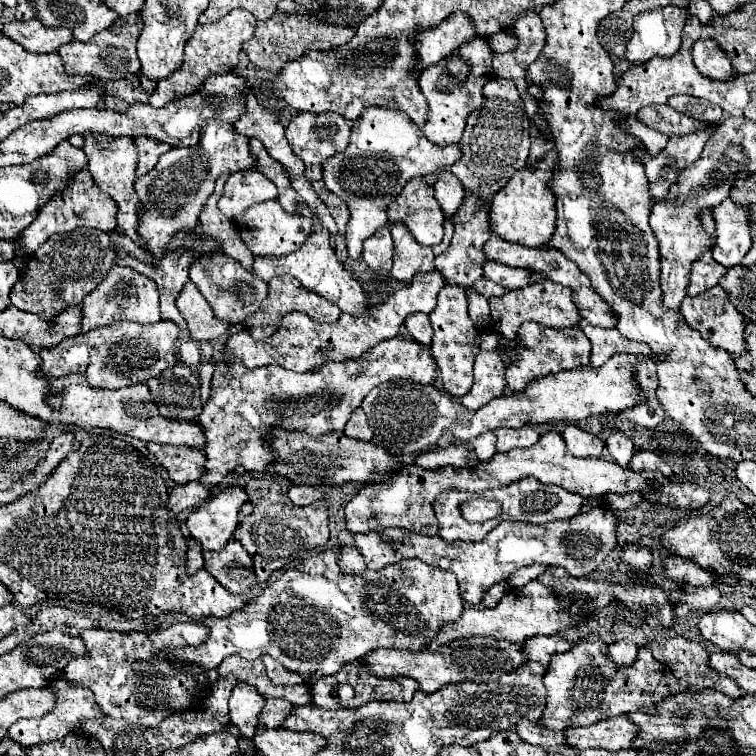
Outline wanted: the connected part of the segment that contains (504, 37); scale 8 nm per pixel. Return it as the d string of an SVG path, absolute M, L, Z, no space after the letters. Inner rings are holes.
M498 32L498 34L494 34L494 36L490 36L488 38L488 44L492 46L492 50L494 52L498 52L498 54L506 54L506 52L512 52L512 50L516 50L516 38L510 34L510 32Z

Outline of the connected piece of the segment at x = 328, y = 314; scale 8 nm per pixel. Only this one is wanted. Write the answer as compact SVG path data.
M276 276L276 278L272 278L268 282L268 296L262 302L262 306L242 322L244 330L248 330L252 334L252 338L256 338L256 340L264 340L264 338L272 336L278 330L280 320L292 310L300 310L300 312L308 314L312 320L316 320L316 322L336 322L338 316L340 316L340 308L336 304L328 302L326 298L320 298L318 294L312 294L312 292L304 290L304 286L296 278L292 278L292 276Z

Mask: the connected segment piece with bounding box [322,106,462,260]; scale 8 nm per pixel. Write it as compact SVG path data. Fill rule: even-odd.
M364 108L350 132L350 144L342 154L334 154L322 166L322 180L330 192L342 198L350 210L350 222L346 230L348 256L358 260L362 244L380 226L388 222L386 208L402 186L414 176L426 176L438 168L450 168L462 156L458 146L434 146L422 134L422 130L400 110L388 108Z

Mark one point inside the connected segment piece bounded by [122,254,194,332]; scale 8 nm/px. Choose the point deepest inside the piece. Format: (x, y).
(171, 273)

